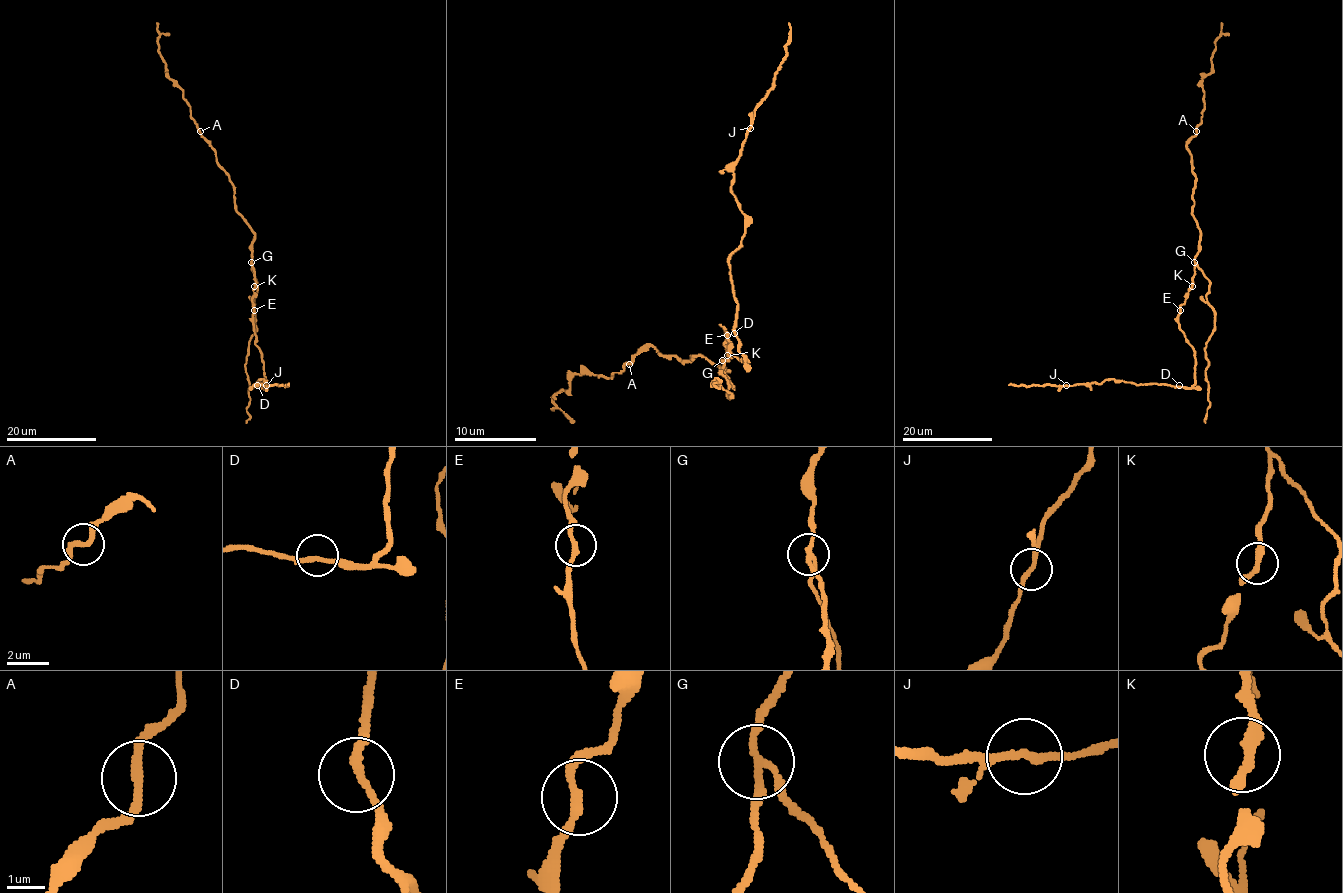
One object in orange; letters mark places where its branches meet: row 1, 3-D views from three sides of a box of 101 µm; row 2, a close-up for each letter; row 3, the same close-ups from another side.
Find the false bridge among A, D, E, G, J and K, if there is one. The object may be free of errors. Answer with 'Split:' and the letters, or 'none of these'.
Split: G

